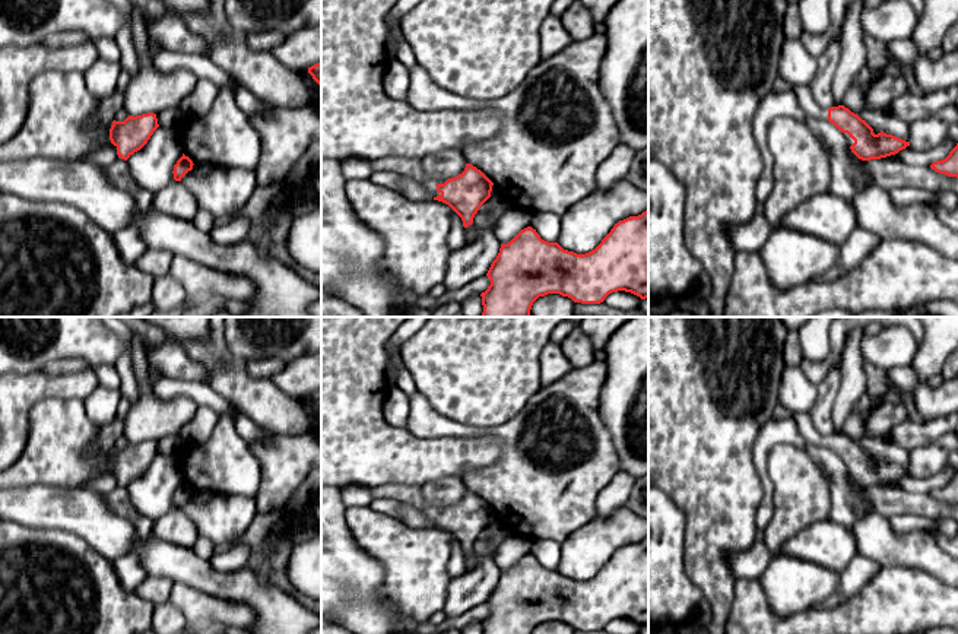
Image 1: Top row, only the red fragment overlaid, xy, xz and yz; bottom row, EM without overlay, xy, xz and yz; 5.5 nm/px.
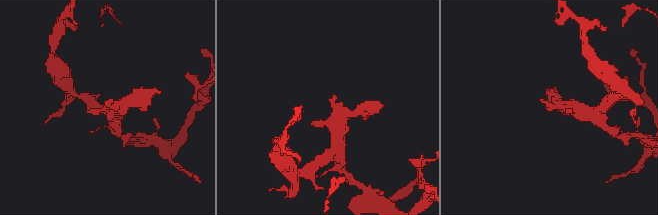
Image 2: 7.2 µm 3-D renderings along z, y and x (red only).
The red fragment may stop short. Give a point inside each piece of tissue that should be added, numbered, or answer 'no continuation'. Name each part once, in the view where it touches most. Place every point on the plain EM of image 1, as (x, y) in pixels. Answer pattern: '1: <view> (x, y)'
1: xz (409, 494)

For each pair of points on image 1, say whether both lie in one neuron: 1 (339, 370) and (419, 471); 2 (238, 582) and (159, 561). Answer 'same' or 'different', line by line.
1: same
2: same

